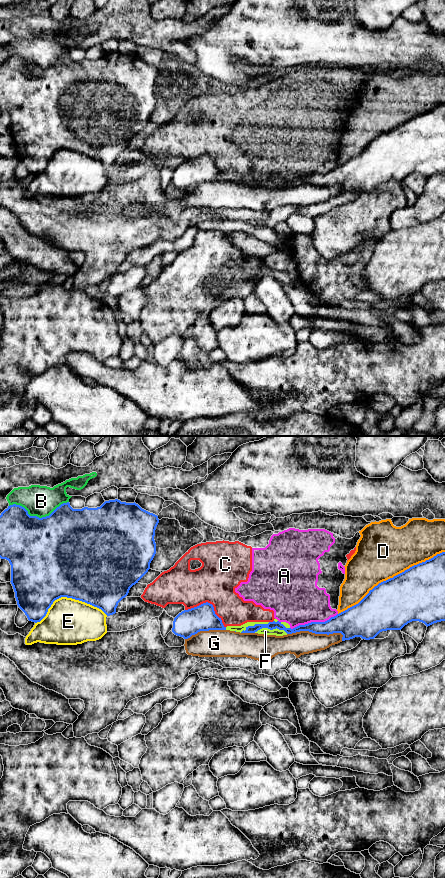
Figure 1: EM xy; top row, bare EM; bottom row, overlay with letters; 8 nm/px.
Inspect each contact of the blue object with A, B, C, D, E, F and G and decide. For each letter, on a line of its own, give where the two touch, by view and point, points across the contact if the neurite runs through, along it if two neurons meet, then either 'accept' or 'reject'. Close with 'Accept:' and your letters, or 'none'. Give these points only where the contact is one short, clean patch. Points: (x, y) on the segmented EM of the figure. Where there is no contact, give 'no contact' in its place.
A: xy (313, 622) | reject
B: xy (38, 517) | reject
C: xy (209, 603) | reject
D: xy (391, 578) | reject
E: xy (68, 597) | reject
F: xy (271, 629) | reject
G: xy (315, 633) | reject
Accept: none

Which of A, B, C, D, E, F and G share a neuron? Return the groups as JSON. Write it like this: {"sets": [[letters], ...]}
{"sets": [["A", "C", "F"], ["B"], ["D"], ["E"], ["G"]]}

